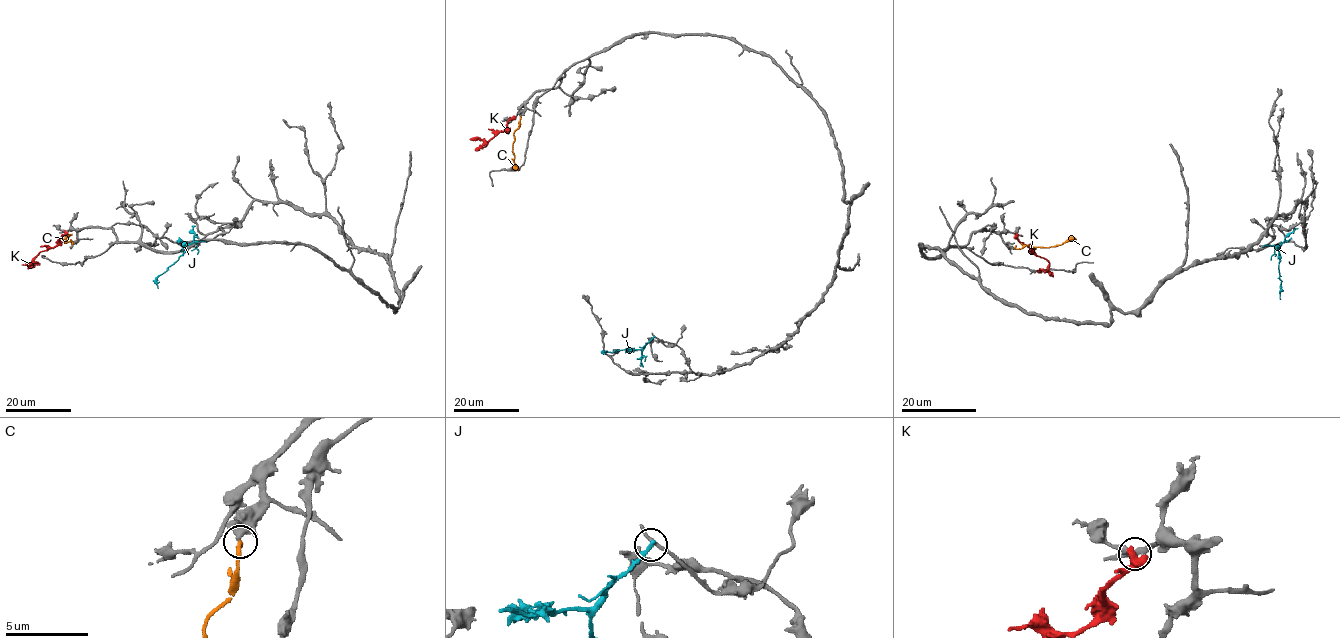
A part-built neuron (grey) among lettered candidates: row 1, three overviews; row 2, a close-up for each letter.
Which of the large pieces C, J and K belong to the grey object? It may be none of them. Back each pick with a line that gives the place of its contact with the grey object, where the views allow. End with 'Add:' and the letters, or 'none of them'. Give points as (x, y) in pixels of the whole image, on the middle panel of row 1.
C: meets grey at (521, 116)
Add: C

